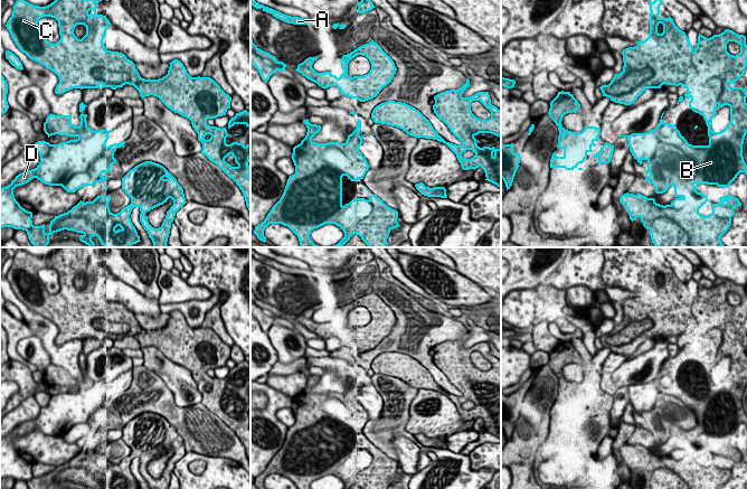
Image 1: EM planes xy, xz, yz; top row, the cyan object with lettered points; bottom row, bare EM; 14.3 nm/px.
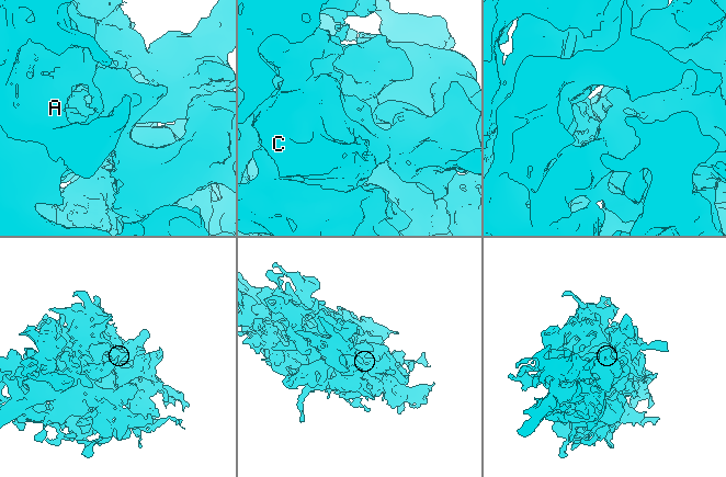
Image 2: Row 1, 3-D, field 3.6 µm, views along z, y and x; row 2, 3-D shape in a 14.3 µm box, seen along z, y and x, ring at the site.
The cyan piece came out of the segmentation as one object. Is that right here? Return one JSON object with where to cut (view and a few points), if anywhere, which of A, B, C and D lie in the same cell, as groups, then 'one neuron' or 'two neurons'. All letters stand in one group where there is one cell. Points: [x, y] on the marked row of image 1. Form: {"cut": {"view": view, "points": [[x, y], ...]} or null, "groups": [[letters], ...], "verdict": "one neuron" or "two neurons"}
{"cut": {"view": "xy", "points": [[103, 130], [102, 153], [84, 171], [75, 172], [62, 186]]}, "groups": [["A", "B", "C"], ["D"]], "verdict": "two neurons"}

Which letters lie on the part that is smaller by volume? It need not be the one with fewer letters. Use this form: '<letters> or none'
D

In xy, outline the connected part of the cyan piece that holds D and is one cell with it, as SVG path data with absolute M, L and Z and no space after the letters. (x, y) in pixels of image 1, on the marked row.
M95 132L79 142L53 144L39 164L16 176L10 185L0 188L0 228L29 231L32 213L20 206L13 196L13 189L37 178L45 185L64 186L77 172L87 171L89 164L101 157L105 148L105 132Z

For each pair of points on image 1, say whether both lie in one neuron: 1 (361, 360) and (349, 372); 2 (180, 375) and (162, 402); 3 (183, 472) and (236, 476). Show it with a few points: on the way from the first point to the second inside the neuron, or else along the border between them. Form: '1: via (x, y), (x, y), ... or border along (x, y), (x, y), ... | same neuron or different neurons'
1: border along (357, 364), (367, 370) | different neurons
2: border along (160, 377), (173, 397) | different neurons
3: via (197, 477), (223, 476) | same neuron

